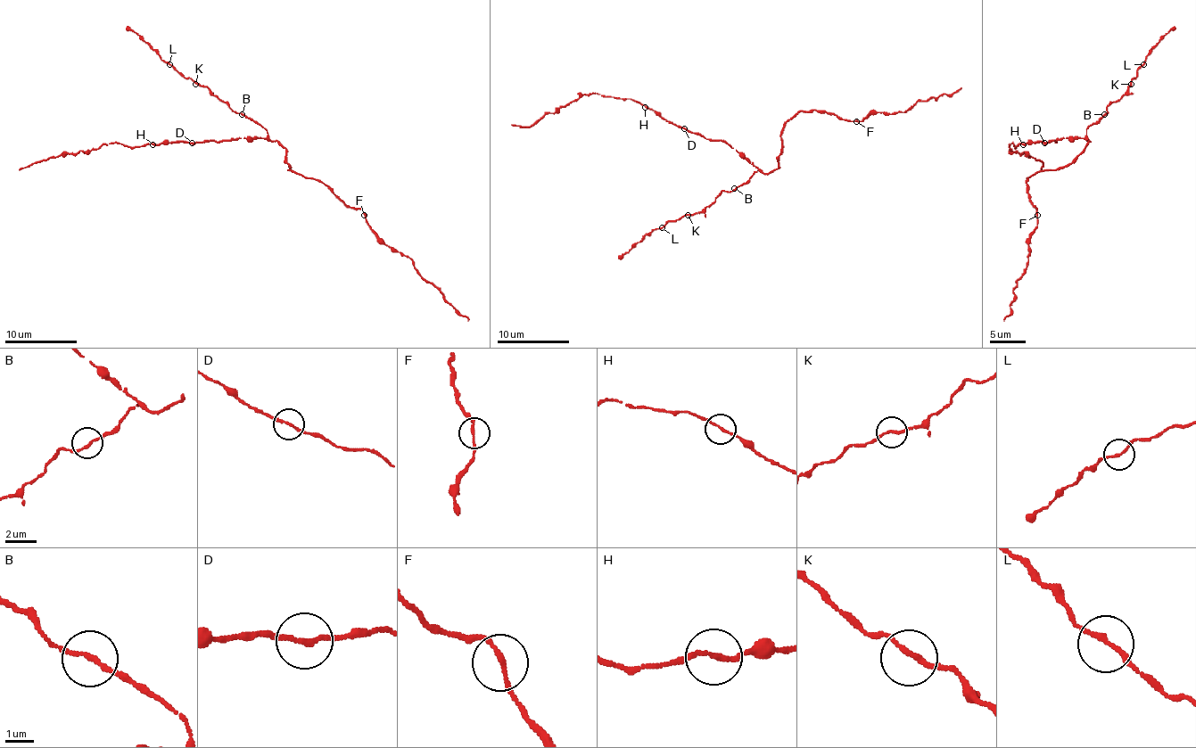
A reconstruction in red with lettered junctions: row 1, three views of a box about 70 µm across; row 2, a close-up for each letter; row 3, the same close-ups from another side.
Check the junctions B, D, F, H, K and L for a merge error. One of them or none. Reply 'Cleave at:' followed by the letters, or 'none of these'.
Cleave at: none of these

